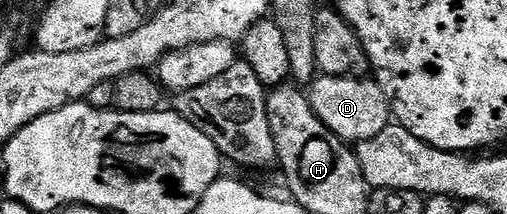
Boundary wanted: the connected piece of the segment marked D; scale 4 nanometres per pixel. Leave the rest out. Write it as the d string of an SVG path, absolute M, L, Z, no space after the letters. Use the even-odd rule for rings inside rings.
M320 74L307 85L306 95L316 117L338 139L349 145L355 146L362 140L369 140L382 134L382 130L386 130L390 123L388 99L375 79Z

